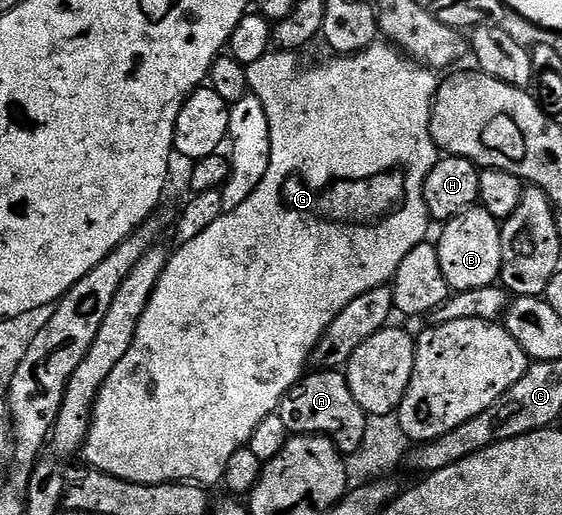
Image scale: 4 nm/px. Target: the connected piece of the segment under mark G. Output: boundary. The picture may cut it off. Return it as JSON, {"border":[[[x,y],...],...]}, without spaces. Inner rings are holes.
{"border":[[[387,41],[371,43],[366,50],[359,51],[356,55],[329,58],[329,63],[320,63],[317,67],[300,67],[300,63],[296,59],[299,58],[293,52],[273,49],[267,51],[262,57],[258,57],[258,61],[247,64],[246,81],[248,82],[249,92],[256,95],[259,101],[262,101],[262,106],[266,109],[266,118],[269,121],[270,167],[263,177],[262,183],[254,189],[254,193],[251,193],[250,197],[247,197],[242,205],[238,206],[238,209],[224,213],[222,217],[218,217],[218,221],[214,221],[214,225],[210,225],[210,229],[205,229],[204,232],[198,233],[198,237],[194,237],[194,241],[179,244],[175,248],[177,251],[173,250],[169,254],[166,269],[162,273],[162,277],[158,277],[158,285],[146,305],[146,313],[142,313],[142,321],[138,321],[138,333],[134,333],[134,345],[130,345],[130,349],[126,349],[126,357],[122,357],[122,361],[118,361],[118,365],[114,365],[114,373],[110,373],[110,377],[106,377],[106,381],[98,393],[96,404],[92,410],[92,422],[88,424],[88,439],[82,448],[82,455],[85,455],[88,458],[85,460],[91,466],[99,469],[99,471],[105,471],[114,477],[125,479],[131,483],[179,483],[181,481],[191,481],[201,485],[209,485],[208,483],[216,482],[219,484],[226,473],[230,457],[234,456],[234,453],[238,450],[249,446],[251,437],[254,435],[258,425],[261,425],[266,417],[279,412],[280,403],[284,400],[285,395],[300,382],[306,368],[309,366],[312,351],[323,337],[324,330],[334,321],[337,313],[342,309],[346,309],[346,305],[350,305],[350,301],[354,301],[354,297],[362,297],[362,293],[366,293],[370,289],[385,286],[395,276],[398,265],[402,265],[402,257],[406,257],[406,253],[410,253],[410,249],[414,249],[419,243],[423,243],[429,238],[428,223],[430,224],[430,216],[424,200],[424,182],[430,173],[430,169],[434,169],[438,158],[438,148],[431,137],[432,107],[438,86],[437,77],[435,79],[432,76],[435,74],[429,68],[421,67],[420,64],[409,59],[399,47]]]}

